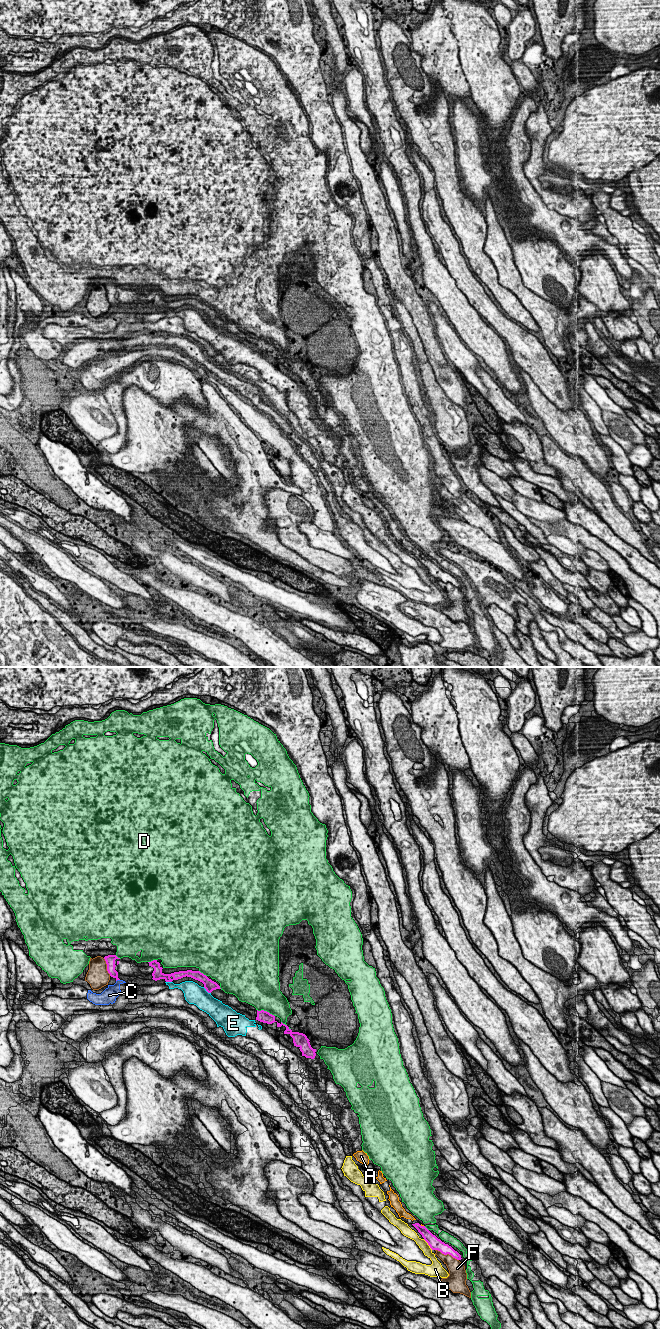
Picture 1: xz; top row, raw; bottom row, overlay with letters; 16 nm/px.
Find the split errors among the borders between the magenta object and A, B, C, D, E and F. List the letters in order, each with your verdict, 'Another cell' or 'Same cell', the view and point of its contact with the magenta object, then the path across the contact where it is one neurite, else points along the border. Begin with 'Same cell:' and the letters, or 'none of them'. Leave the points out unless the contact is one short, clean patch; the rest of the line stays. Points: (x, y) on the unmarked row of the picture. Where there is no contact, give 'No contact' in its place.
Same cell: A
A: Same cell. Touches magenta at xz (422, 554)
B: Another cell. Touches magenta at xz (428, 572)
C: Another cell. Touches magenta at xz (117, 307)
D: Another cell. Touches magenta at xz (266, 339)
E: Another cell. Touches magenta at xz (207, 319)
F: Another cell. Touches magenta at xz (447, 581)

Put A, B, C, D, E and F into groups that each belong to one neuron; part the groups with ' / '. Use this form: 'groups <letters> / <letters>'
groups A / B C E / D / F

